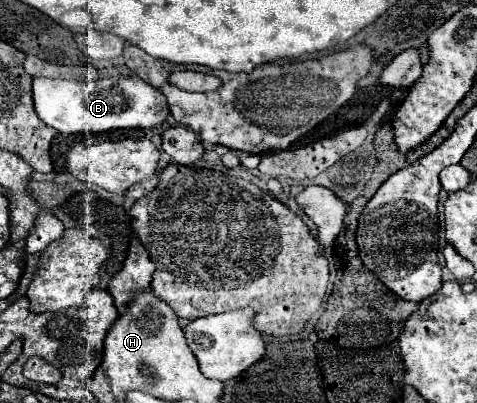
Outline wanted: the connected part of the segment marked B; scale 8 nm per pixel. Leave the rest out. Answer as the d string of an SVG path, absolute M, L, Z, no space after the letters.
M137 75L105 77L91 83L35 77L33 101L39 119L63 135L103 133L113 129L151 129L165 123L169 117L165 95Z

